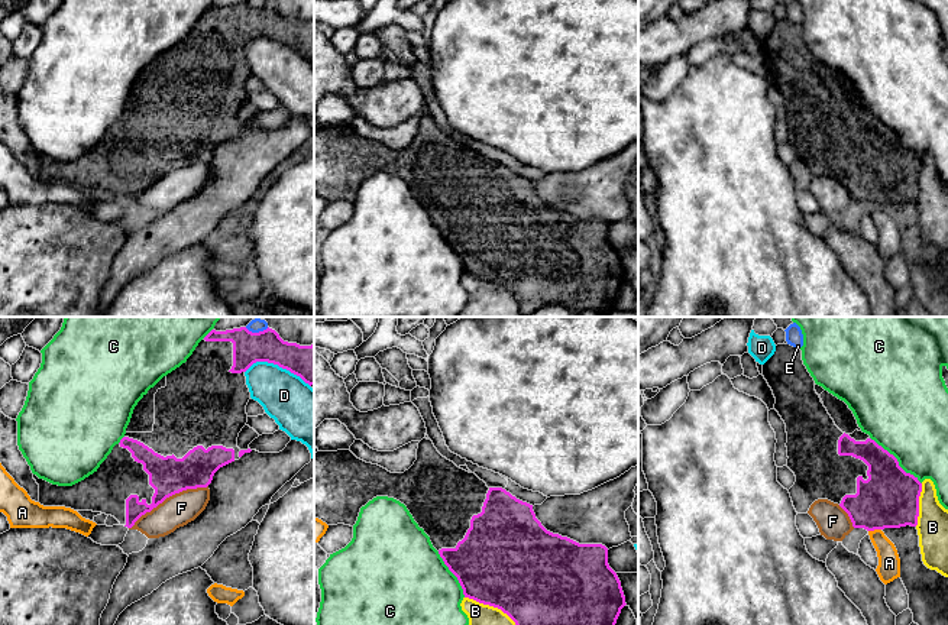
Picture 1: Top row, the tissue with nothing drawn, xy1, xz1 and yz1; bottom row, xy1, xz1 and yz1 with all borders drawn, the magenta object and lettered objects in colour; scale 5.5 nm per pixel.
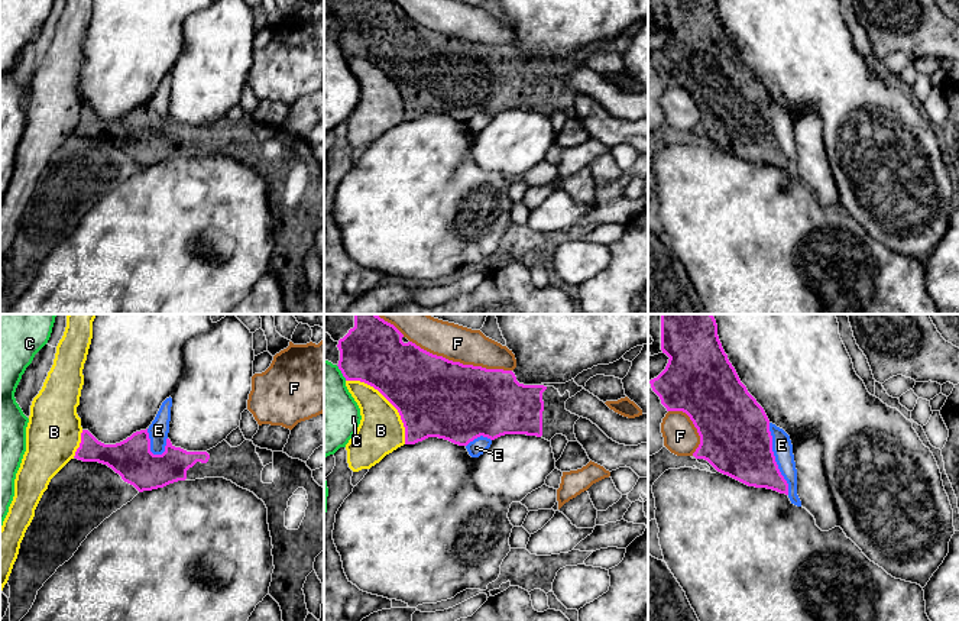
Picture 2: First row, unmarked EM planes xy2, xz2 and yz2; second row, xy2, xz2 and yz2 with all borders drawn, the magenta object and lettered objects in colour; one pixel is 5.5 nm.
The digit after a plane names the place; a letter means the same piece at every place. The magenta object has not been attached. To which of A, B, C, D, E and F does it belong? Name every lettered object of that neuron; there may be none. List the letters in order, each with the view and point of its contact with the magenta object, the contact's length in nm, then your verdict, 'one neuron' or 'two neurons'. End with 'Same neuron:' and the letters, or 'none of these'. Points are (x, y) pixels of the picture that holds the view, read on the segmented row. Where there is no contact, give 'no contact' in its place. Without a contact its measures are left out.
A: yz1 (874, 528) | 70 nm | two neurons
B: xz2 (388, 400) | 480 nm | two neurons
C: yz1 (896, 460) | 380 nm | two neurons
D: xy1 (278, 365) | 380 nm | two neurons
E: yz2 (774, 459) | 420 nm | two neurons
F: xz2 (459, 362) | 600 nm | two neurons
Same neuron: none of these

